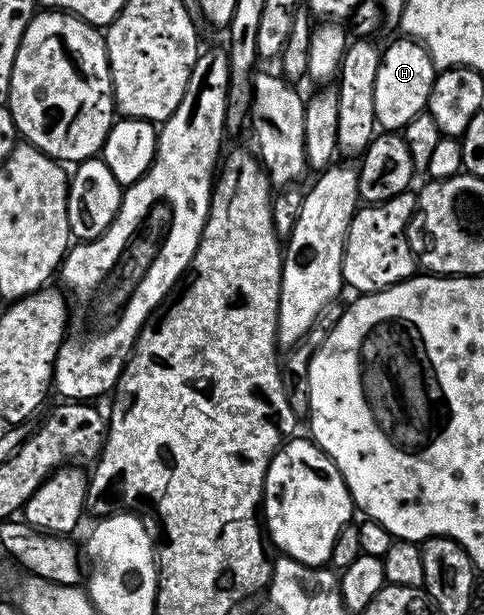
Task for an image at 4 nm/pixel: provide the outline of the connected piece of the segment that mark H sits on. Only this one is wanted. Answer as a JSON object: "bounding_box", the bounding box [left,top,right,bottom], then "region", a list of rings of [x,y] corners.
{"bounding_box":[374,36,438,132],"region":[[[404,36],[401,42],[392,42],[383,47],[380,67],[374,80],[374,112],[376,124],[384,132],[403,131],[414,116],[425,113],[432,82],[438,73],[432,64],[432,57],[419,42]]]}

